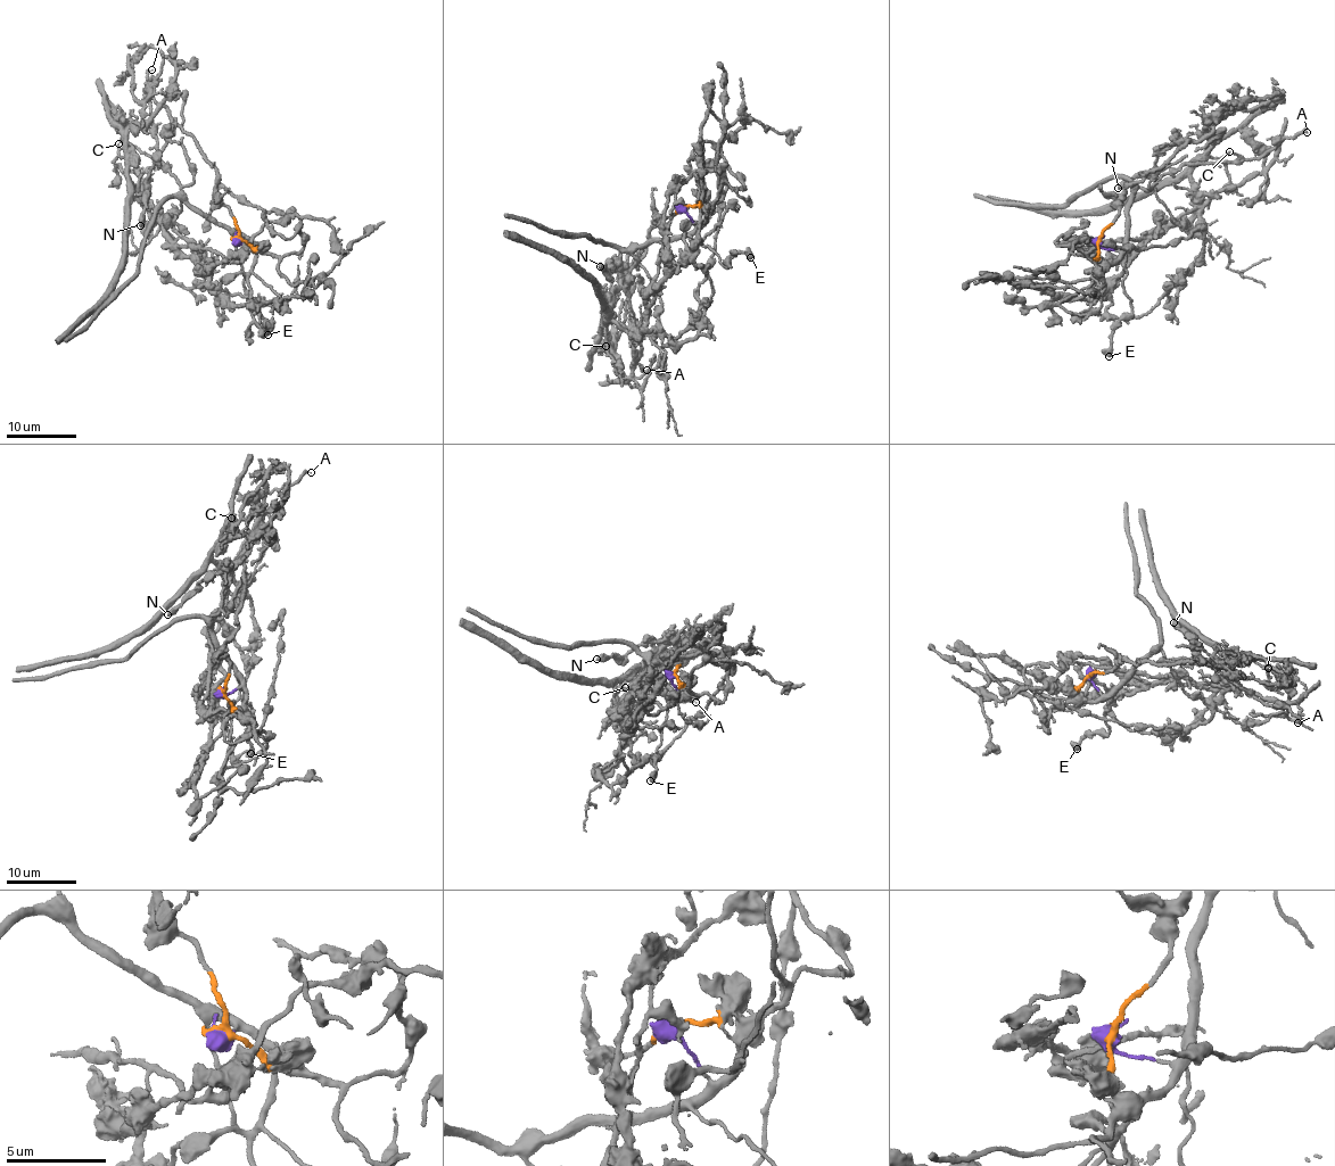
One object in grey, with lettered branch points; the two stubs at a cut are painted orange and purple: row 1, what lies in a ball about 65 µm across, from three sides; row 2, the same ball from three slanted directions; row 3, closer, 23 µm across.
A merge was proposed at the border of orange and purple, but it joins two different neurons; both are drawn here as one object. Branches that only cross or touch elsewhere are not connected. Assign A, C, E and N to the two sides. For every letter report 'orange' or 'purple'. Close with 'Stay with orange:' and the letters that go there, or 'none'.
A: purple
C: orange
E: purple
N: orange
Stay with orange: C, N

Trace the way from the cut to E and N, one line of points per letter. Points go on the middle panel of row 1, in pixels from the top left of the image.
E: (682, 208), (694, 225), (691, 236), (705, 248), (708, 246), (722, 264), (744, 251), (751, 257)
N: (682, 208), (656, 217), (647, 247), (637, 254), (634, 263), (612, 266), (608, 276), (609, 271), (600, 266)

